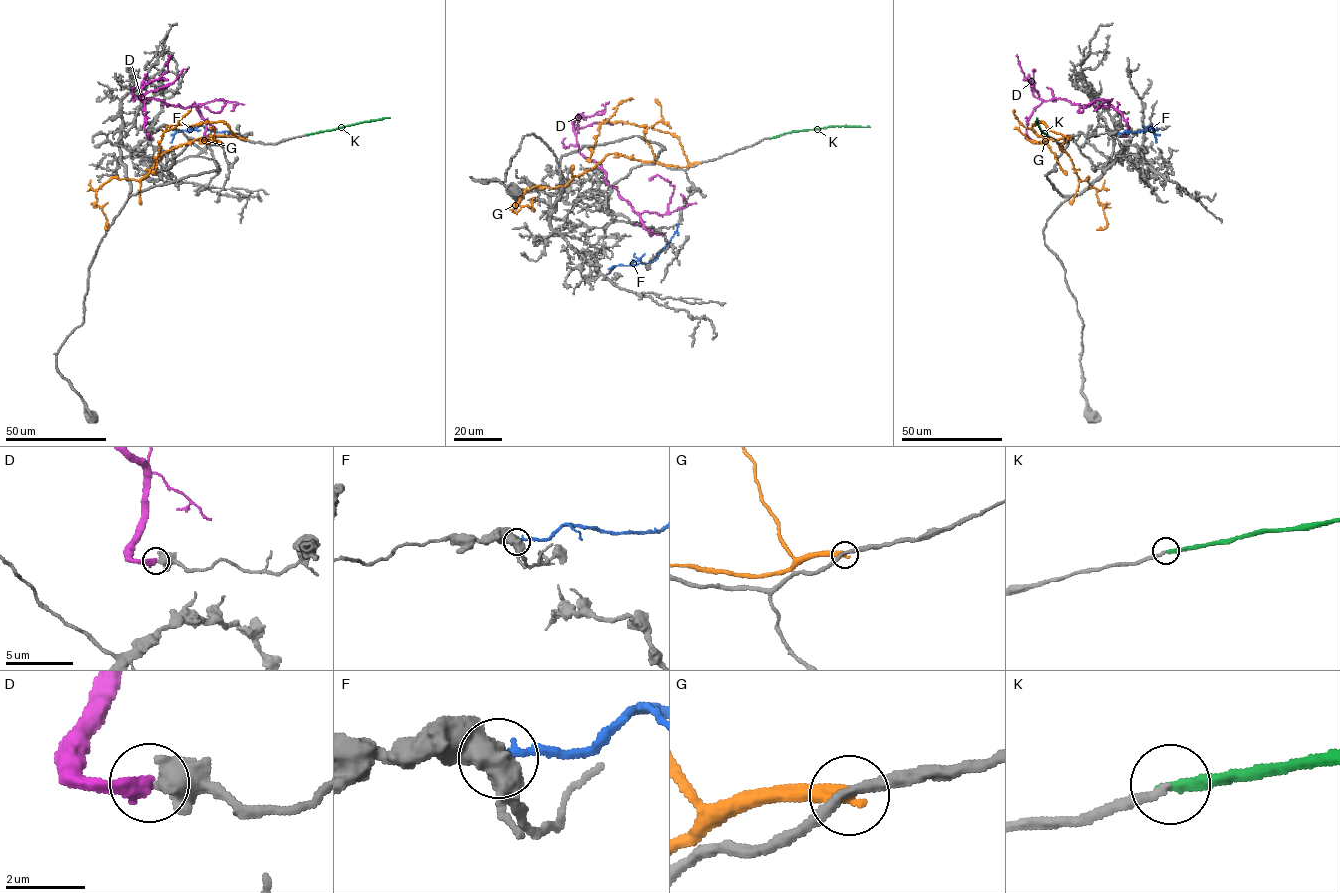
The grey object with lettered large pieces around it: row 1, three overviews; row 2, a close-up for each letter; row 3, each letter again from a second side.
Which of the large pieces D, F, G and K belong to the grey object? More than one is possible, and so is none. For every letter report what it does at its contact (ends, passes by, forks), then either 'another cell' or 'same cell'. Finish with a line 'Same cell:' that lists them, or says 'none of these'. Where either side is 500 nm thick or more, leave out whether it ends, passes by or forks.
D: another cell
F: another cell
G: it ends there; another cell
K: it ends there; same cell
Same cell: K

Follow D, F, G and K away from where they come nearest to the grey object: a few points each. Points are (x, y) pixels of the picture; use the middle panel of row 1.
D: (653, 230), (651, 235), (607, 182), (602, 167), (579, 152), (572, 121), (605, 109), (606, 103)
F: (678, 223), (673, 236), (653, 261), (608, 268)
G: (698, 163), (665, 165), (611, 154), (565, 185), (528, 189), (519, 197), (519, 205), (534, 210), (533, 197)
K: (770, 138), (830, 126), (869, 127)

